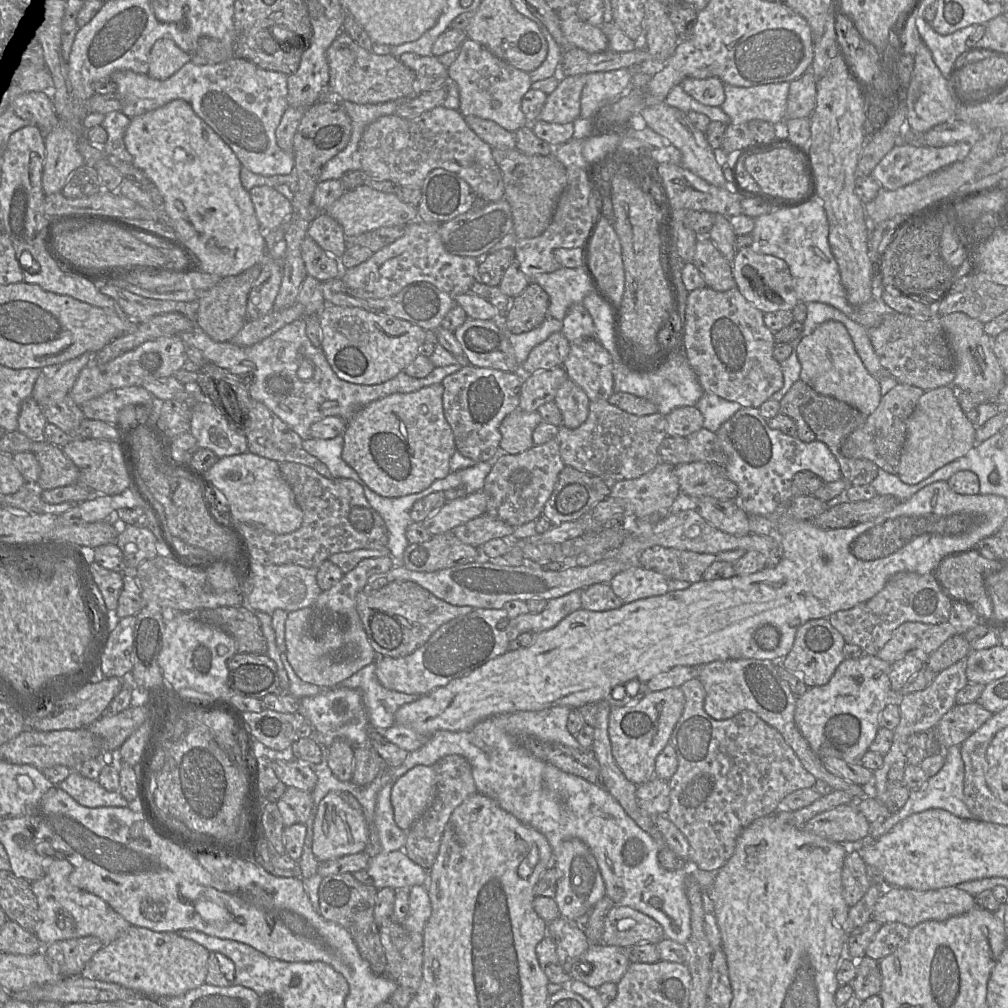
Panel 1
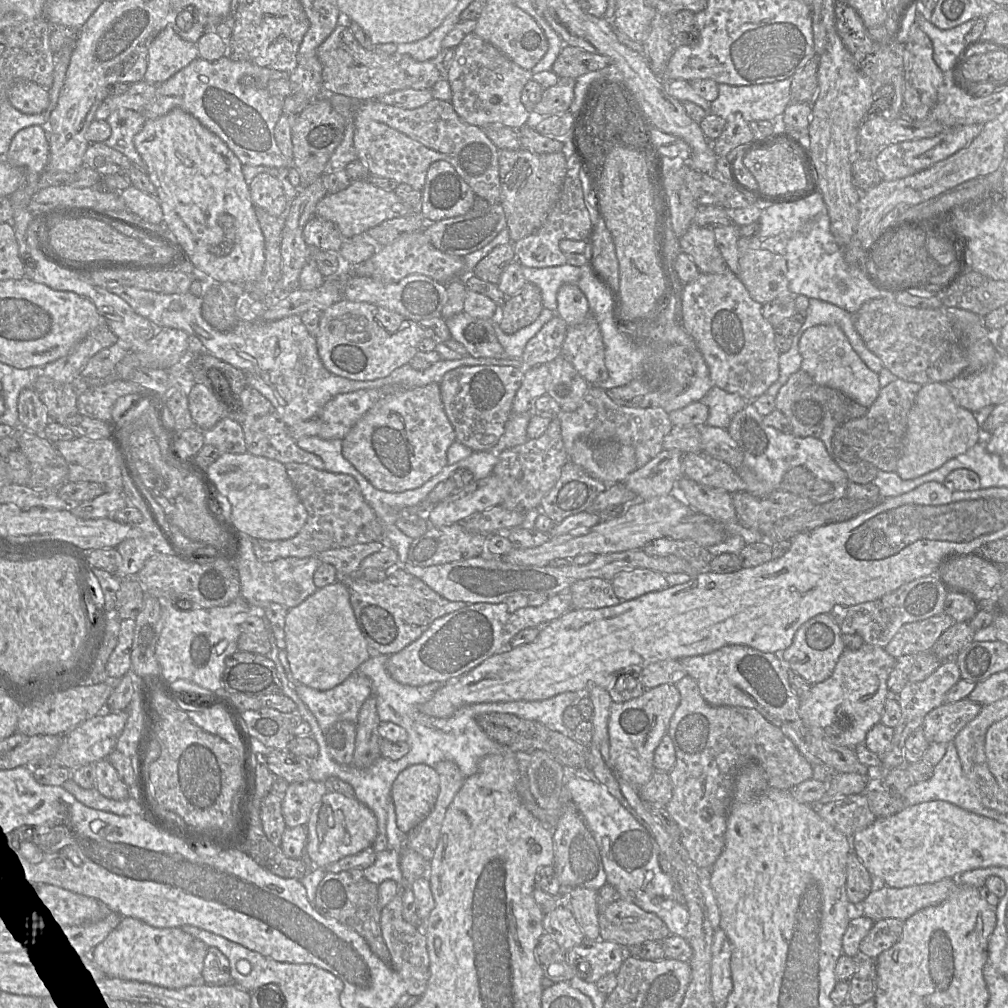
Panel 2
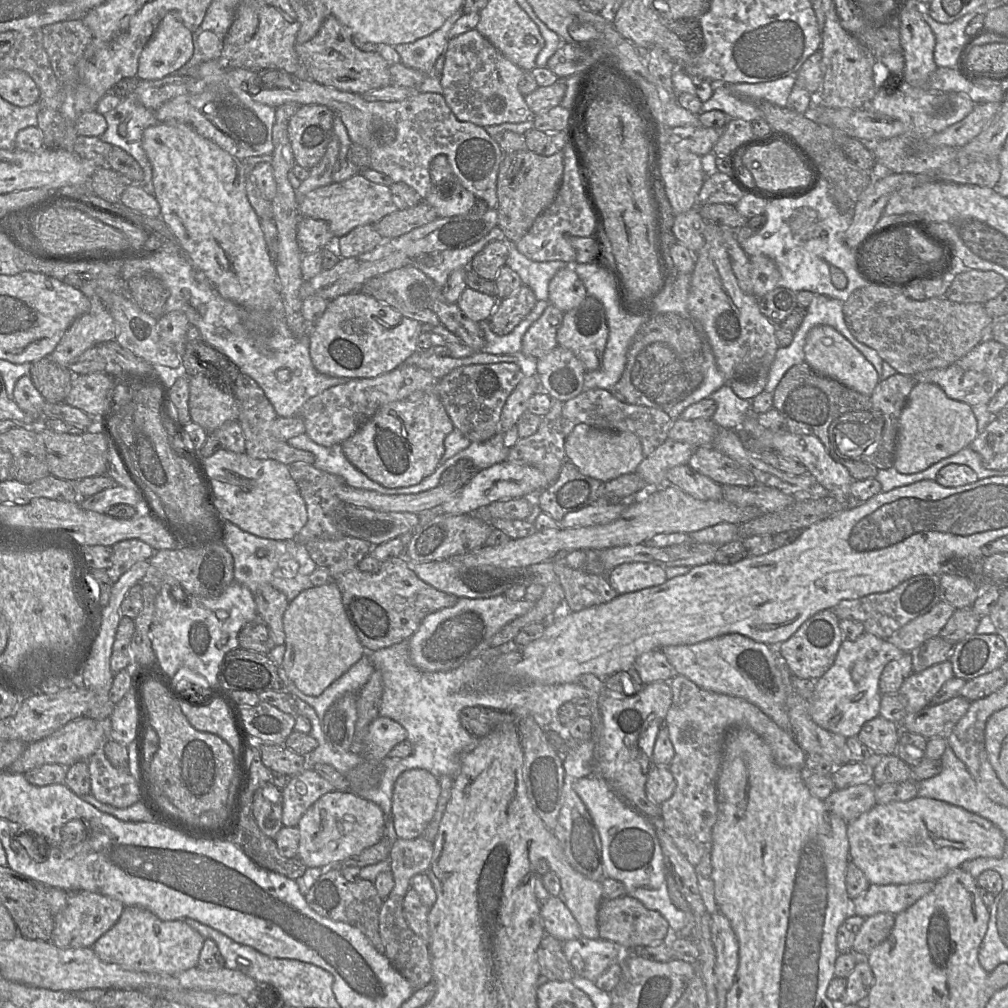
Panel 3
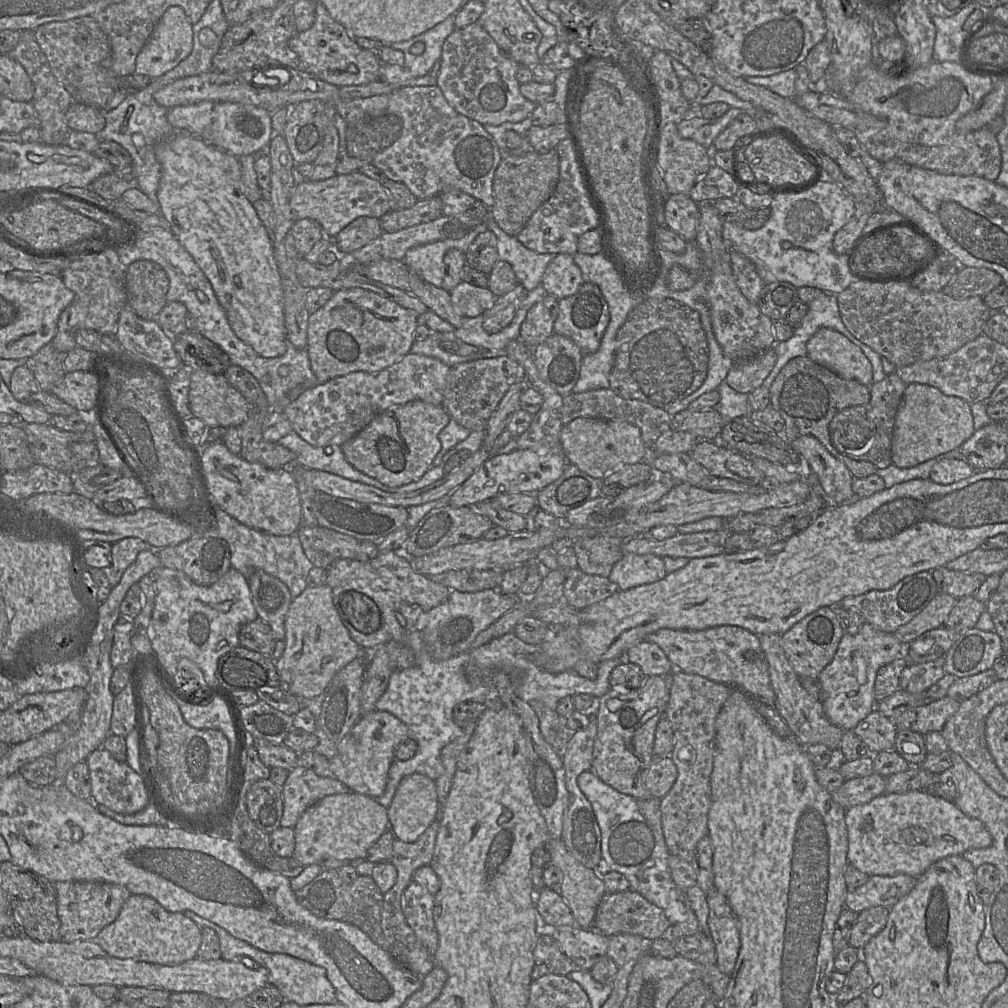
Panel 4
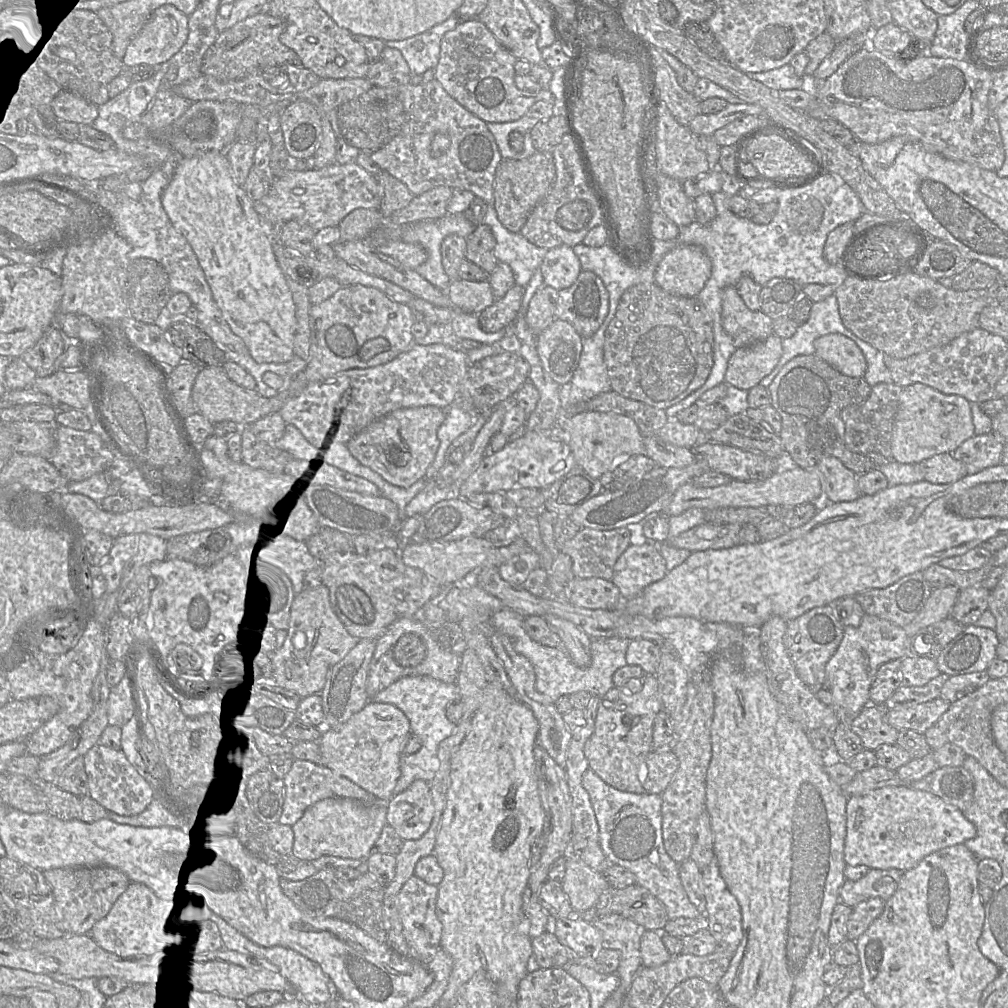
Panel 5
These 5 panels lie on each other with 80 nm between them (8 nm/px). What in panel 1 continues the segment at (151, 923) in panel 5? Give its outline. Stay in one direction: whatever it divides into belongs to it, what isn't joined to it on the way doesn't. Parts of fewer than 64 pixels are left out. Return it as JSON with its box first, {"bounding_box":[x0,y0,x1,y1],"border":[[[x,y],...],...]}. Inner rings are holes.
{"bounding_box":[82,926,209,997],"border":[[[131,926],[116,940],[103,945],[82,974],[120,984],[148,997],[178,996],[205,983],[209,955],[204,946],[176,932],[156,932]]]}

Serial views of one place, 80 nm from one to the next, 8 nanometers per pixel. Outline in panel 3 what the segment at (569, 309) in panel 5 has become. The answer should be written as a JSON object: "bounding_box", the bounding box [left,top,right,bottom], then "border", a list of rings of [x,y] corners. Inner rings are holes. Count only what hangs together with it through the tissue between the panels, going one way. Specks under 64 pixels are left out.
{"bounding_box":[556,295,608,371],"border":[[[587,295],[580,305],[563,313],[556,337],[558,345],[571,350],[586,371],[600,369],[608,338],[603,304]]]}

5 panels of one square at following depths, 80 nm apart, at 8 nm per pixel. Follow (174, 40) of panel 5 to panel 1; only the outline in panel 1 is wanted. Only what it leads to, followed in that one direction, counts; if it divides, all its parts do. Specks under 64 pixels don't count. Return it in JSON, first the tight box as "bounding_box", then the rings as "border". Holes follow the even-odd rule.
{"bounding_box":[147,39,192,80],"border":[[[159,39],[150,50],[147,76],[166,80],[192,59],[192,55],[179,48],[172,39]]]}

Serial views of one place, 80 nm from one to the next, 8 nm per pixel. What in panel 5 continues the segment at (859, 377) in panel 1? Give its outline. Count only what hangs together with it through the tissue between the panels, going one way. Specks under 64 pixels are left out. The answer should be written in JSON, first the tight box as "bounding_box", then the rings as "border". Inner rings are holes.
{"bounding_box":[814,333,867,377],"border":[[[830,333],[814,341],[815,355],[829,363],[842,374],[863,377],[867,362],[863,352],[850,338],[840,333]]]}

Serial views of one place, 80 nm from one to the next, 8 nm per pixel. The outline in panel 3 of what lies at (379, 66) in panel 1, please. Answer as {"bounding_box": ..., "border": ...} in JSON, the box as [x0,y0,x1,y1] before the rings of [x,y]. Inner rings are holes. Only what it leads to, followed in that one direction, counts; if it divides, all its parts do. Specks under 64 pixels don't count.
{"bounding_box":[295,14,392,95],"border":[[[329,14],[316,36],[311,40],[295,44],[300,65],[304,66],[308,79],[338,90],[362,95],[363,93],[392,84],[390,64],[378,52],[365,52],[352,41],[350,30]]]}

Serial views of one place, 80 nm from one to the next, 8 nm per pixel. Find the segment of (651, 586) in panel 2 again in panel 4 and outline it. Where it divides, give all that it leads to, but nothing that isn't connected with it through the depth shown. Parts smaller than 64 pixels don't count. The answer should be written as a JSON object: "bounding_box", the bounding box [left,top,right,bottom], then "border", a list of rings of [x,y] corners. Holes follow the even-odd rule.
{"bounding_box":[608,554,667,591],"border":[[[624,554],[617,561],[608,576],[619,591],[626,591],[646,584],[652,584],[667,575],[662,558],[652,554]]]}

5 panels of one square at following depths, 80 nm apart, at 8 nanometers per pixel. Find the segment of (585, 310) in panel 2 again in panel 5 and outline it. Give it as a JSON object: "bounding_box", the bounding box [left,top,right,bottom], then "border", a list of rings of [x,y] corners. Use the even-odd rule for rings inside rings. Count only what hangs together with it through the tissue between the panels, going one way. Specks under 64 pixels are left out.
{"bounding_box":[540,245,582,291],"border":[[[568,245],[549,249],[540,269],[544,284],[557,291],[570,287],[582,271],[579,258]]]}

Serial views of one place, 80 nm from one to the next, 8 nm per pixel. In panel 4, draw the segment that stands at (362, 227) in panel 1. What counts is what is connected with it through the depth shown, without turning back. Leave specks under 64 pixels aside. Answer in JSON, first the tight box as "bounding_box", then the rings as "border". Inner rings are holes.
{"bounding_box":[290,171,391,237],"border":[[[360,171],[335,175],[323,181],[305,180],[296,184],[290,199],[295,220],[312,219],[320,224],[327,237],[335,237],[348,224],[359,217],[380,219],[390,212],[391,200],[385,187]]]}

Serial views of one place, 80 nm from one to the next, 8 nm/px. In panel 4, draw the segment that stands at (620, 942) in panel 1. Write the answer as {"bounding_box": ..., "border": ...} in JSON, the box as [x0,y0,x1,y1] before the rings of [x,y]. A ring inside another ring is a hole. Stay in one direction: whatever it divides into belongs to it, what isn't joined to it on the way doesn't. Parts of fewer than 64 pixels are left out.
{"bounding_box":[593,890,670,942],"border":[[[634,890],[605,894],[596,910],[593,929],[599,933],[611,937],[620,933],[635,934],[649,942],[669,936],[670,923],[664,911],[649,902],[640,893]]]}

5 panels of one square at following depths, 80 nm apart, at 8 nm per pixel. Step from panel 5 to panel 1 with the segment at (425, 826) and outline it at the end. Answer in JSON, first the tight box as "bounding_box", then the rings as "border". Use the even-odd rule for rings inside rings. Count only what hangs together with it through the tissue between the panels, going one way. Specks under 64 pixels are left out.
{"bounding_box":[391,765,436,831],"border":[[[416,765],[399,777],[391,790],[397,826],[408,831],[428,808],[436,793],[436,774],[431,766]]]}

